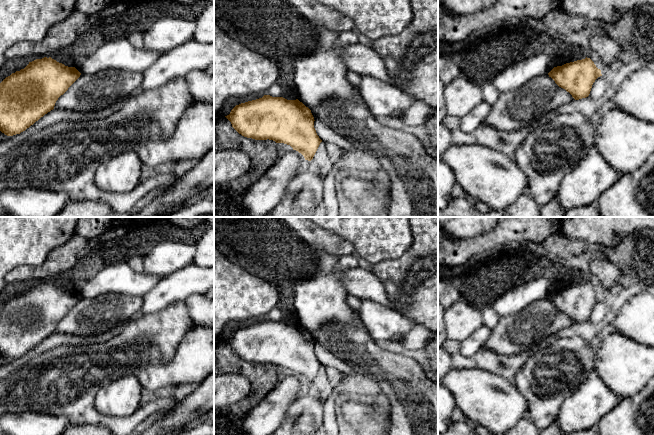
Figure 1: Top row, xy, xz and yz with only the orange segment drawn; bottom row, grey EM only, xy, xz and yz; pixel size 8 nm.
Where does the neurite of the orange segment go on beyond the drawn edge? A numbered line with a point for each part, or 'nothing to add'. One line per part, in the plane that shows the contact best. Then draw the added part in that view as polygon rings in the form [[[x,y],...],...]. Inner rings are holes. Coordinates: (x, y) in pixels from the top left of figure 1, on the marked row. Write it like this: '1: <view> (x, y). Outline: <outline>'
nothing to add

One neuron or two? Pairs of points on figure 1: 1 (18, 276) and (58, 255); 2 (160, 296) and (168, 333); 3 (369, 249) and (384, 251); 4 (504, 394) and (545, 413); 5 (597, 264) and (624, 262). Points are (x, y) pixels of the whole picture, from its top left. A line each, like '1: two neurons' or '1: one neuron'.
1: one neuron
2: two neurons
3: one neuron
4: two neurons
5: two neurons

